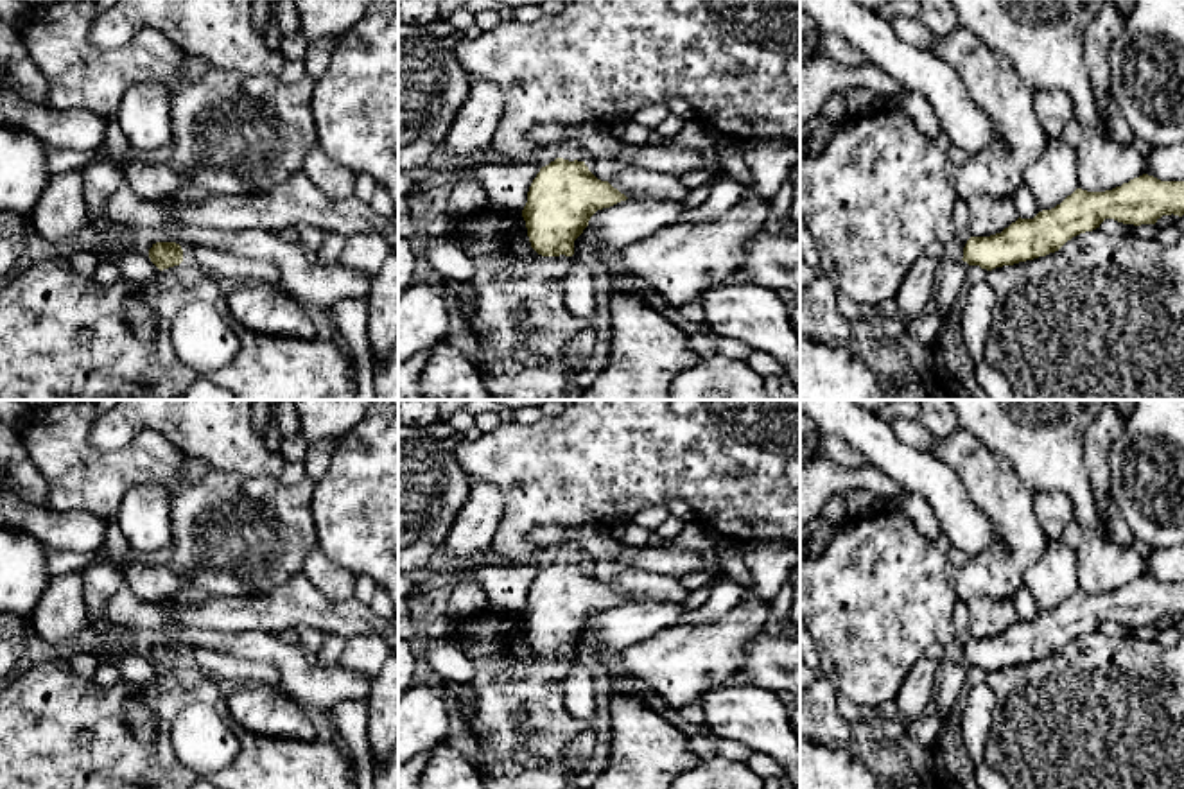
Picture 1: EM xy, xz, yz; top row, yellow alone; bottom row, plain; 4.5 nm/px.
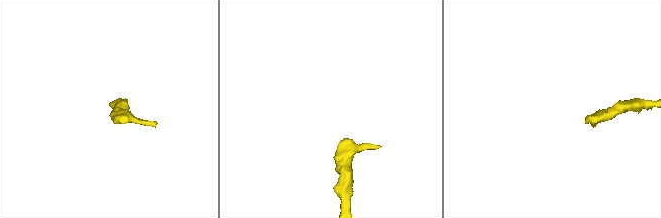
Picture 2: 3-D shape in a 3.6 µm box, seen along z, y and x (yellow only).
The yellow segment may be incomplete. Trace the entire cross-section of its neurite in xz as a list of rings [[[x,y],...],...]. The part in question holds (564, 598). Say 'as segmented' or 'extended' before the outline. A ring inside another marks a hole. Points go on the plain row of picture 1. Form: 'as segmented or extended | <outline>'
extended | [[[576,540],[556,545],[558,559],[533,581],[522,611],[531,649],[542,658],[572,658],[574,642],[590,619],[628,599],[585,567],[587,552]]]

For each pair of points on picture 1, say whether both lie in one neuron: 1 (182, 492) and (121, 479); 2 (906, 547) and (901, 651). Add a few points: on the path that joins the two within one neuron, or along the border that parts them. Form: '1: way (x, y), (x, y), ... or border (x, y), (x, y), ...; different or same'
1: way (167, 477), (135, 476); same
2: way (897, 572), (897, 626); same

